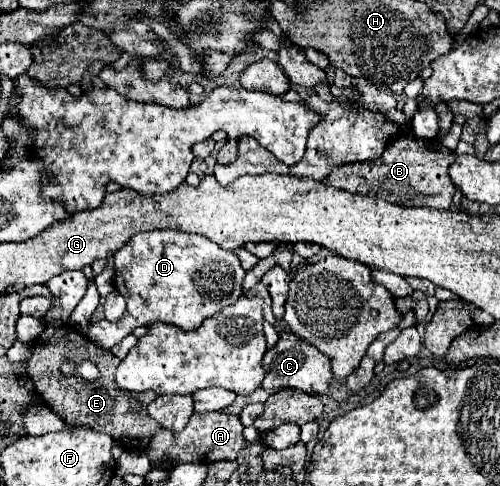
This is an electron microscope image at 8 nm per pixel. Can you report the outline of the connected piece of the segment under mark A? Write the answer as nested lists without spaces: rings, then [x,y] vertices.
[[[203,412],[203,414],[193,414],[181,432],[159,430],[149,442],[147,456],[153,464],[167,464],[167,458],[175,464],[179,462],[211,464],[217,460],[235,460],[237,452],[243,446],[245,446],[245,438],[243,438],[243,424],[239,416],[227,416],[223,412]]]

